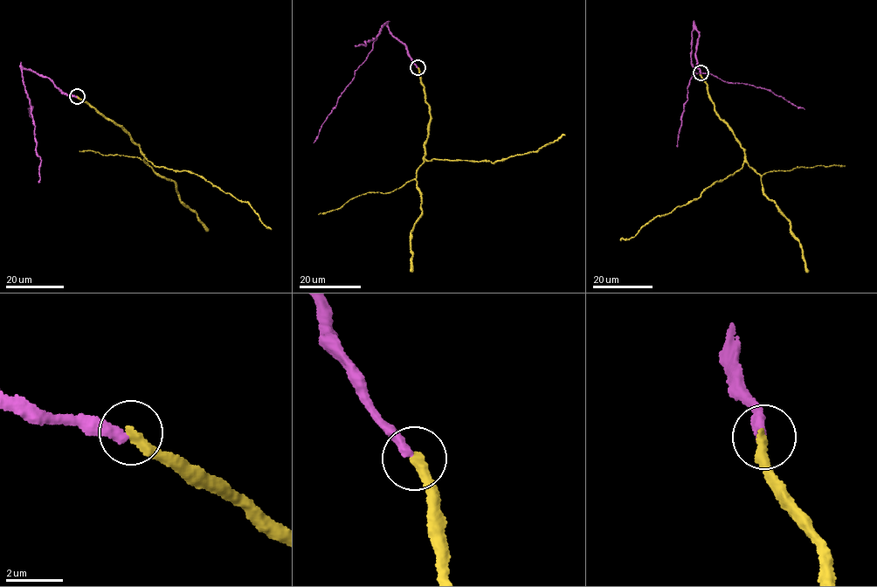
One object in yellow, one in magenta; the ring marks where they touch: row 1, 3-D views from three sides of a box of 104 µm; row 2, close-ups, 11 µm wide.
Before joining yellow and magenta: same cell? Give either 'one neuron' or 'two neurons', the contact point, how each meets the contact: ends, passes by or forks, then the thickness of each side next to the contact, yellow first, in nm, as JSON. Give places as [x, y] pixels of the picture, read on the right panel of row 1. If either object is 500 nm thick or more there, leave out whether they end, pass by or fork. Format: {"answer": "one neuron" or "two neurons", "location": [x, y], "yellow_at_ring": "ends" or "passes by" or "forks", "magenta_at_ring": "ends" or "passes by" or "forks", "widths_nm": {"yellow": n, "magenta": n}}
{"answer": "one neuron", "location": [700, 72], "yellow_at_ring": "ends", "magenta_at_ring": "ends", "widths_nm": {"yellow": 360, "magenta": 360}}

